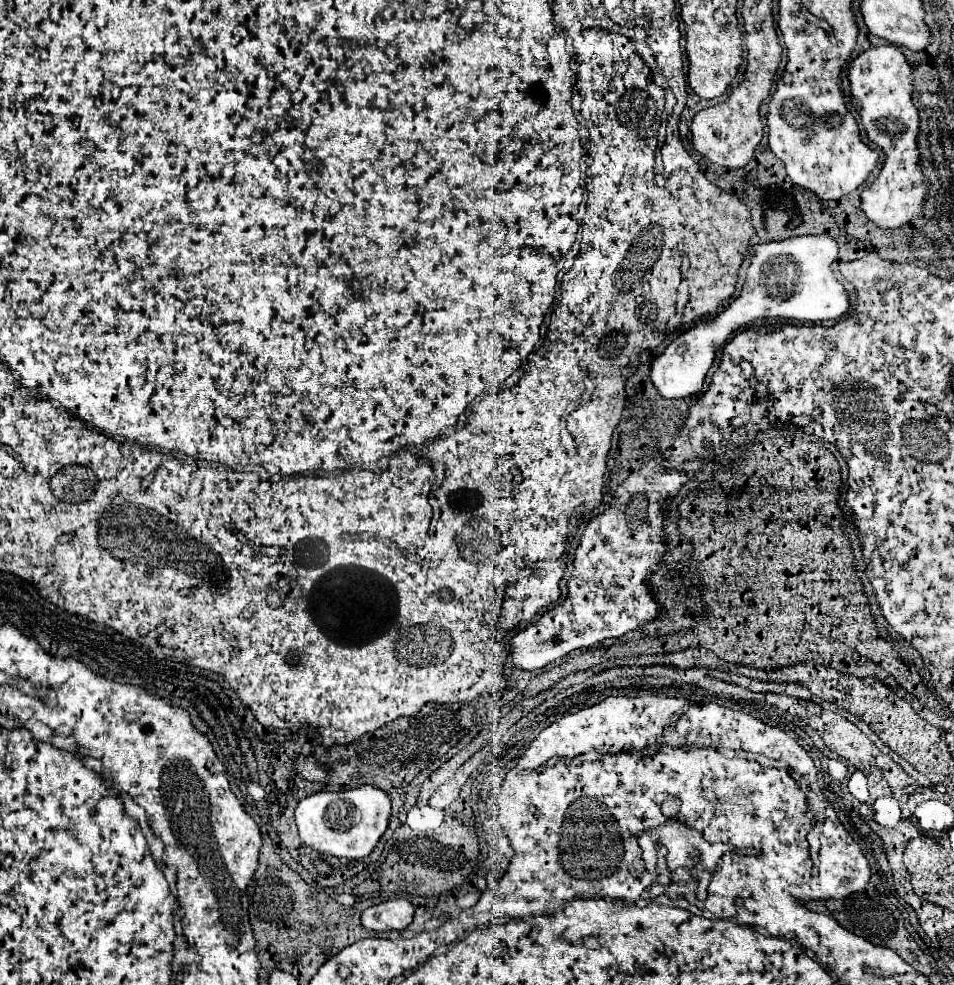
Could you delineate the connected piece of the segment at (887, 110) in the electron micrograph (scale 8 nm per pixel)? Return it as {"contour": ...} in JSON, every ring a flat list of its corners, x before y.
{"contour":[[882,45,882,47,874,47,874,49,860,53,848,67,848,79,850,79,850,89,852,89,852,103,858,107,858,113,862,117,862,125,864,125,868,137,874,143,878,143,886,153,886,161,884,161,880,175,860,195,862,197,862,211,878,227,898,229,902,225,912,223,912,219,916,219,924,213,924,203,930,195,930,185,926,183,924,171,920,167,920,147,916,141,920,135,920,113,912,103,912,95,914,95,912,67,896,45]]}

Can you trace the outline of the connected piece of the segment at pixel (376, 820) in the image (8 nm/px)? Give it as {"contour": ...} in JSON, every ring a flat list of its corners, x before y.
{"contour":[[364,785,350,791,318,791,304,797,298,803,296,825,300,839,316,849,338,859,364,859,378,845,380,837,388,829,390,821,390,797,372,785]]}

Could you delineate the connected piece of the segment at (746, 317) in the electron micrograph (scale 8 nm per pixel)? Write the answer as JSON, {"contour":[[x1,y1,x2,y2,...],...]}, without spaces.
{"contour":[[802,235,784,241,756,245,756,257,748,267,742,293,714,319,700,321,676,337,662,355,652,361,650,379,666,399,680,399,702,391,704,377,716,359,716,349,728,337,760,317,784,317,802,323,836,321,850,311,850,295,836,279,832,263,838,257,838,243,830,235]]}

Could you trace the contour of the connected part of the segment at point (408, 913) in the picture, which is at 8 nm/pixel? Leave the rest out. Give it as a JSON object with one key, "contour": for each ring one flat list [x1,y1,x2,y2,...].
{"contour":[[406,899,384,901,362,913,362,925,372,931,402,931,412,923,414,907]]}

